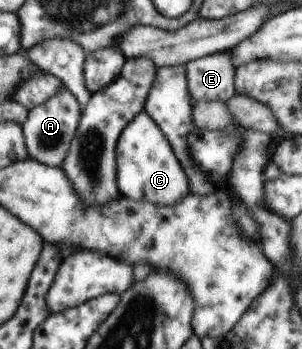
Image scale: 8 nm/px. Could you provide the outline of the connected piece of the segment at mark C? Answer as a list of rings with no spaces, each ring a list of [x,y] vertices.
[[[143,110],[124,129],[117,145],[118,185],[121,195],[126,198],[153,201],[155,205],[173,205],[183,201],[189,193],[189,180],[167,135],[161,133],[155,123]]]

